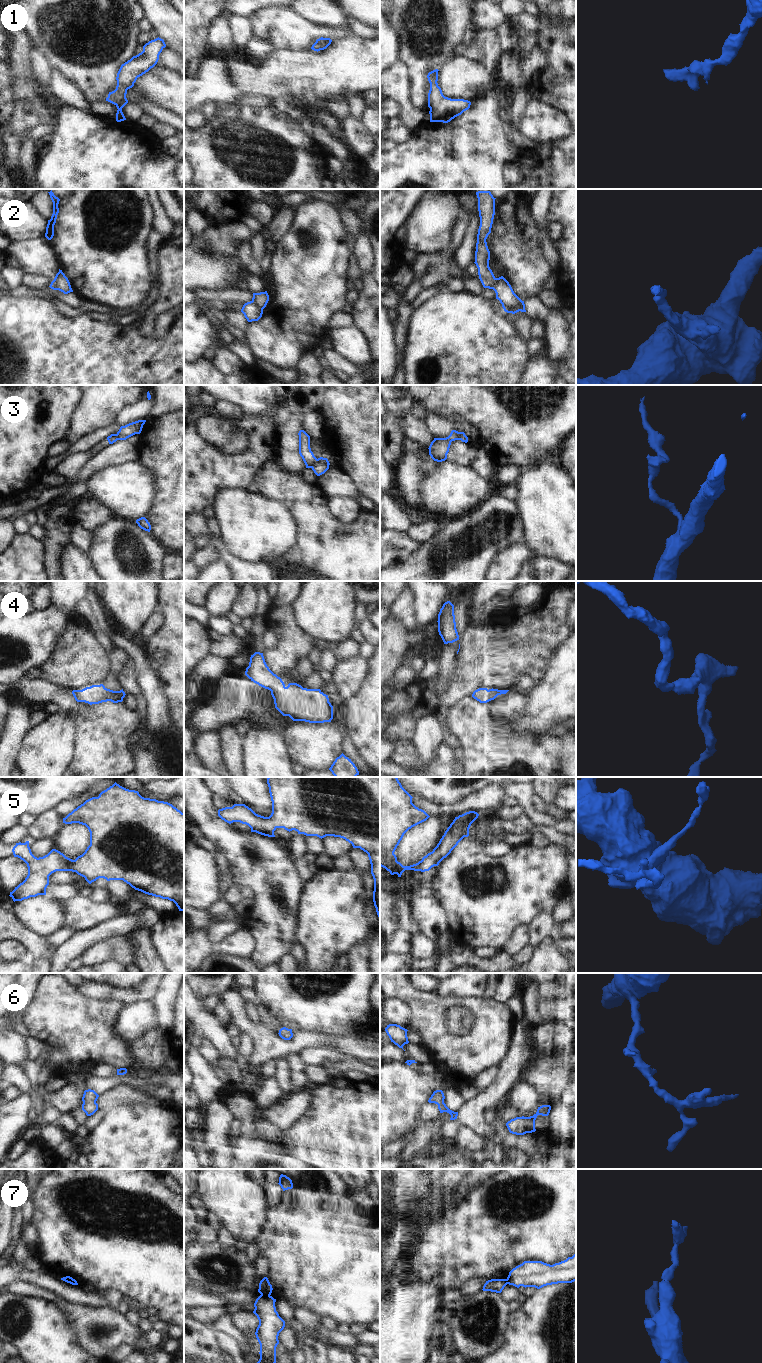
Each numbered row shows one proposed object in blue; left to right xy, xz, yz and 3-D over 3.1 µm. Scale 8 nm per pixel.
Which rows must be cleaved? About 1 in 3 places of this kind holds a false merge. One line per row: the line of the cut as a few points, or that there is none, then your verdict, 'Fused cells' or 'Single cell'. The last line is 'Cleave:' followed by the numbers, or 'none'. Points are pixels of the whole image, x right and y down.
1: No split. Single cell
2: Split along xz (251, 301), (262, 309). Fused cells
3: Split along xz (317, 459), (310, 467). Fused cells
4: No split. Single cell
5: No split. Single cell
6: No split. Single cell
7: Split along xz (261, 1294), (269, 1296). Fused cells
Cleave: 2, 3, 7.

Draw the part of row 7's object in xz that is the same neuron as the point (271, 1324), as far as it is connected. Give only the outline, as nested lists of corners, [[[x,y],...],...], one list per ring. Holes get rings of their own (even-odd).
[[[260,1295],[254,1303],[253,1313],[259,1320],[255,1335],[260,1344],[260,1359],[257,1363],[276,1363],[276,1347],[279,1333],[285,1327],[285,1321],[275,1307],[276,1299]]]

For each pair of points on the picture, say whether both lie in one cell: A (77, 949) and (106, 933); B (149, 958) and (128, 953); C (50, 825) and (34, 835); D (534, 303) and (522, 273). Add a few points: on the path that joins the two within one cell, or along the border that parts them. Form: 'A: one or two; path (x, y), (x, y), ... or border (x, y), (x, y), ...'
A: one; path (84, 942), (89, 937), (99, 933)
B: two; border (126, 937), (133, 951), (134, 962)
C: one; path (46, 826), (38, 831)
D: two; border (537, 295), (530, 296), (524, 301)

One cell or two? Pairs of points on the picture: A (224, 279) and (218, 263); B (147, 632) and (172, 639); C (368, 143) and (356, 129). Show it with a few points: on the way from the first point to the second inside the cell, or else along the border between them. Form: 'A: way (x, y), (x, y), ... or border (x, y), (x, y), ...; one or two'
A: way (224, 275), (218, 267); one
B: border (159, 610), (162, 615), (162, 624), (148, 638); two
C: way (365, 140), (357, 132); one

